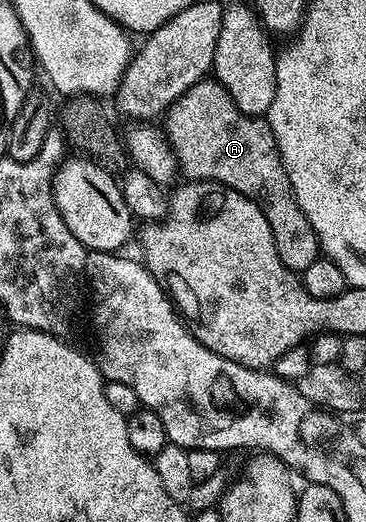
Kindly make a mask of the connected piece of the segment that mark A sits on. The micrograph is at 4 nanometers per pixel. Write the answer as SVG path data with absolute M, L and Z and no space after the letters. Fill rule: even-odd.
M214 79L198 81L185 95L181 95L165 114L165 132L171 144L175 160L179 162L179 170L184 178L192 181L216 181L225 187L233 187L241 195L253 199L257 207L261 207L261 215L269 219L269 227L273 231L273 243L277 243L277 255L281 255L281 263L287 269L302 275L305 267L321 256L319 233L313 229L313 223L305 219L305 211L297 203L279 154L279 145L266 120L262 116L243 114L237 104L227 93L225 87Z

